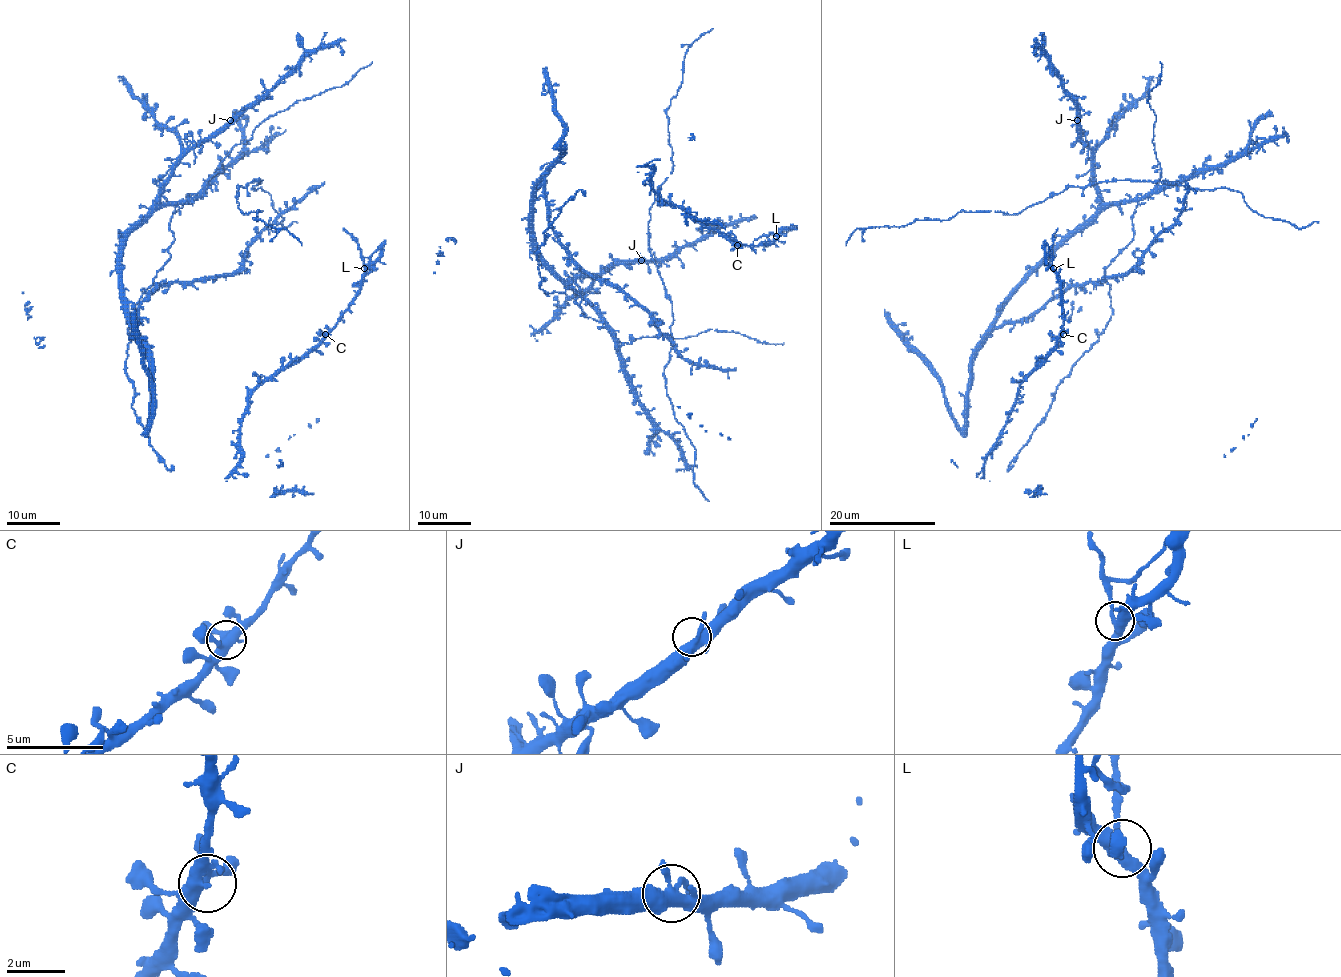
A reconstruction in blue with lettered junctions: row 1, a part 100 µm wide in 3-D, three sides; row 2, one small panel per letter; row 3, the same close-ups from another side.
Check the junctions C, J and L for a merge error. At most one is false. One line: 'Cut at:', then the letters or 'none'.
Cut at: L

